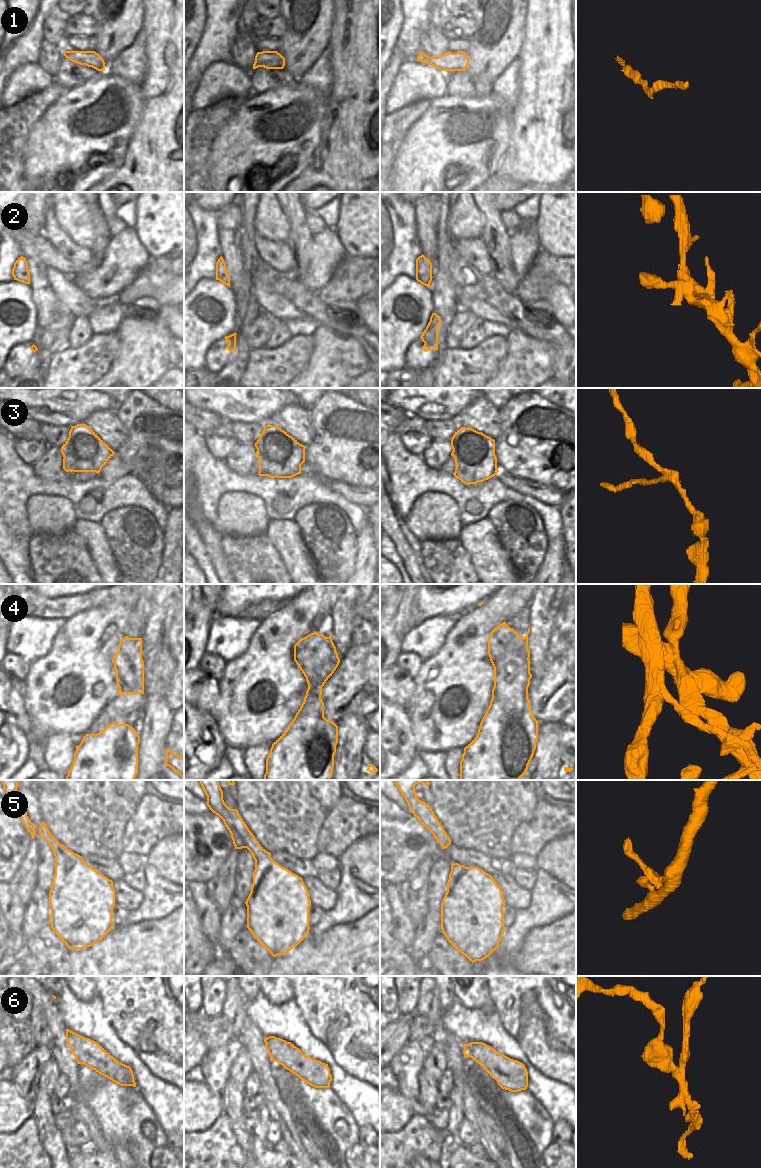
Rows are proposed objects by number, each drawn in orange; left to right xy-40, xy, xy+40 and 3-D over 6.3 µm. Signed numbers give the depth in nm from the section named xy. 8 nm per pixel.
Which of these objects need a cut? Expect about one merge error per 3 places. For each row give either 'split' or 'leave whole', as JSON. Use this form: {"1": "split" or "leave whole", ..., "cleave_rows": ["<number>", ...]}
{"1": "leave whole", "2": "leave whole", "3": "split", "4": "split", "5": "split", "6": "split", "cleave_rows": ["3", "4", "5", "6"]}

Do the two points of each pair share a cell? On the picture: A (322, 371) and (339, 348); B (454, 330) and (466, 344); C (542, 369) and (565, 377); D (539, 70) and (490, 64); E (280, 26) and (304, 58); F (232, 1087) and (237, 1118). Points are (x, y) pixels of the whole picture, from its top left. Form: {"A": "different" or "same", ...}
{"A": "same", "B": "different", "C": "different", "D": "different", "E": "different", "F": "same"}

